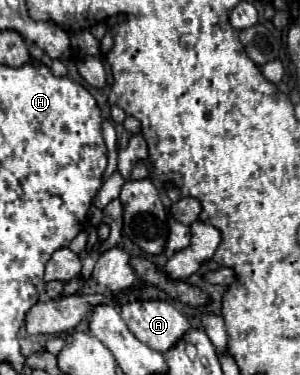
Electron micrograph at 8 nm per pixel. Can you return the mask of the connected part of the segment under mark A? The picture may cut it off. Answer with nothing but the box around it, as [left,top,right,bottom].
[121,300,191,352]

